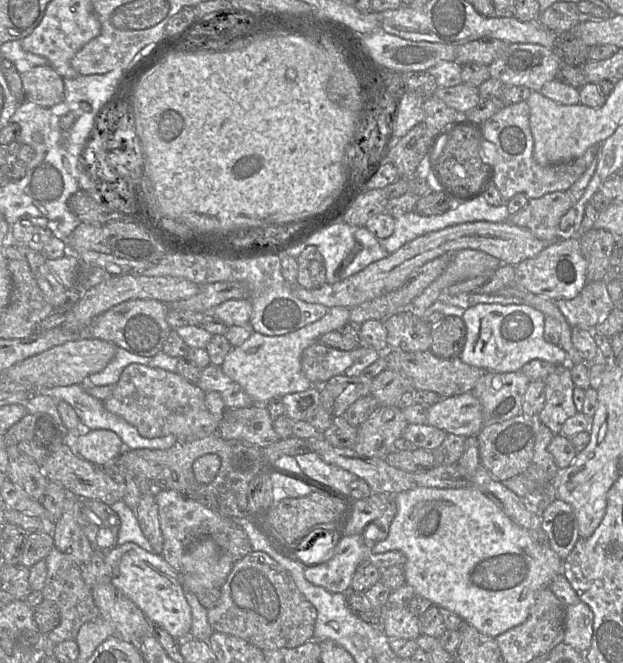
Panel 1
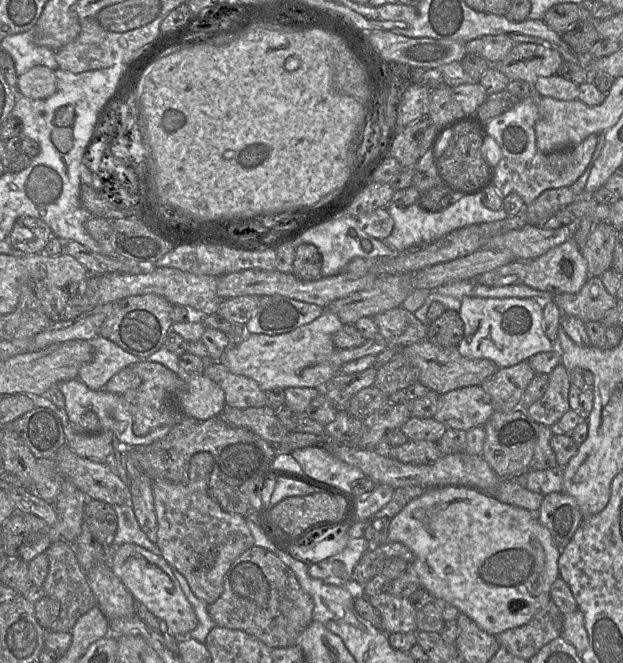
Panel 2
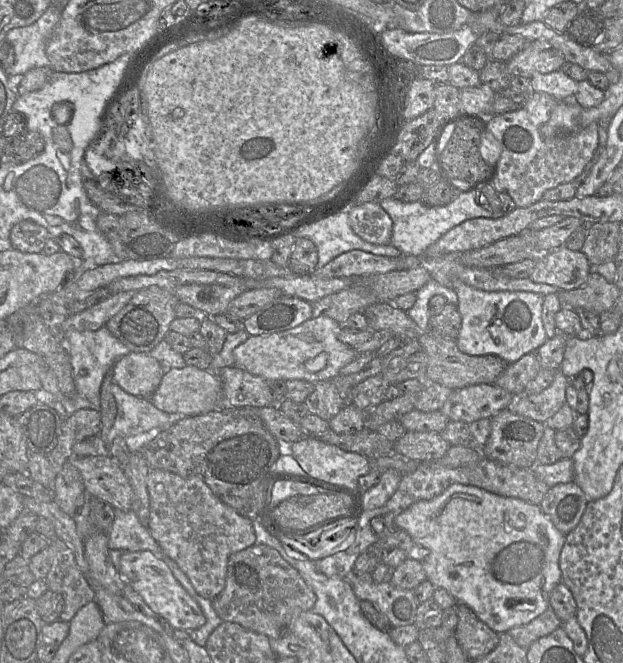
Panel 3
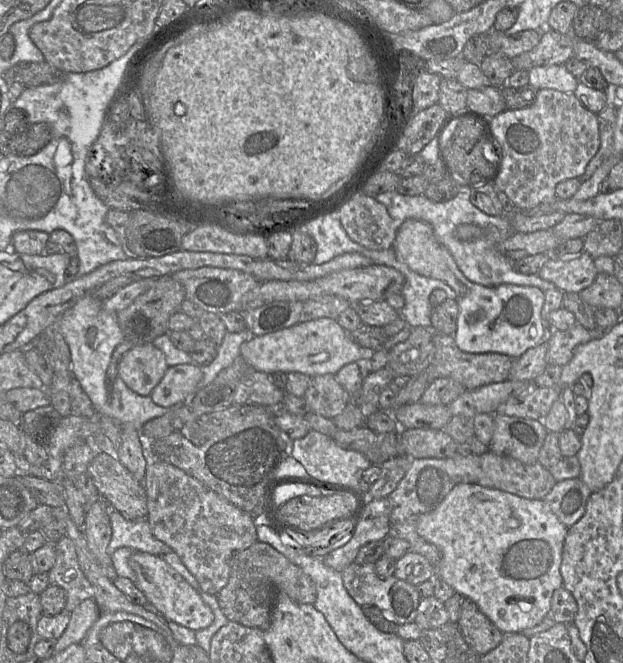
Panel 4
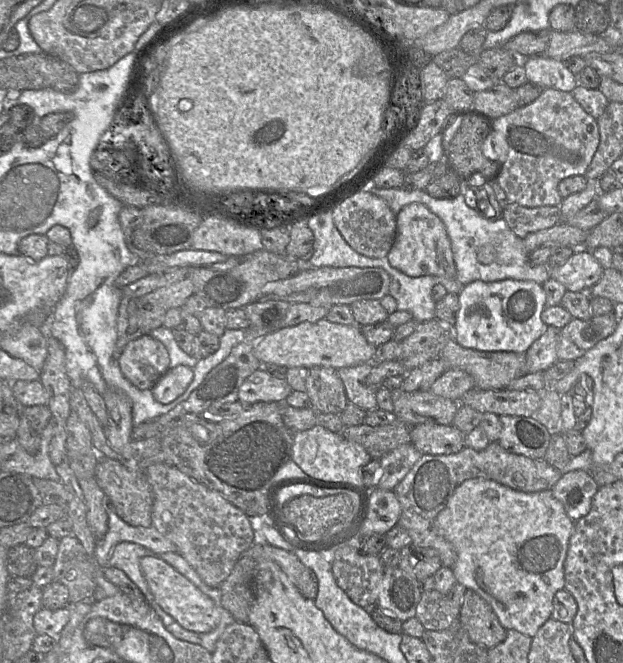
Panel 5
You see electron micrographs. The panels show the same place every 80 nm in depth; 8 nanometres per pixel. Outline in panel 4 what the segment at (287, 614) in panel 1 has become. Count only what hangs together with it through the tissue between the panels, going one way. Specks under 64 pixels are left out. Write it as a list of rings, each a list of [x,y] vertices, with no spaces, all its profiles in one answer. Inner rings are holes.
[[[256,542],[234,553],[228,582],[216,597],[221,611],[229,621],[265,631],[270,626],[271,612],[279,591],[284,591],[293,601],[303,604],[314,604],[317,598],[315,583],[300,567],[270,544]]]

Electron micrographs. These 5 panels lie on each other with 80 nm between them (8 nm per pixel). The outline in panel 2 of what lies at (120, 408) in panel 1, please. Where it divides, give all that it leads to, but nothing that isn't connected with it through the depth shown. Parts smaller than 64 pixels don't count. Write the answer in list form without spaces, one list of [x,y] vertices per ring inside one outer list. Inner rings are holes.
[[[143,361],[127,367],[131,367],[141,378],[138,388],[123,394],[129,404],[129,412],[133,418],[133,433],[136,436],[145,436],[160,426],[173,427],[186,417],[175,403],[175,396],[184,390],[184,380],[178,374],[157,362]]]

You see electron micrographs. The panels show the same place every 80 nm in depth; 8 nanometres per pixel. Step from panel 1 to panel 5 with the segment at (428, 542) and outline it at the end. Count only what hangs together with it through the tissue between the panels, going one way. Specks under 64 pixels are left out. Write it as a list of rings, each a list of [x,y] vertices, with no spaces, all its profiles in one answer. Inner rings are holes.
[[[473,478],[465,480],[458,485],[450,496],[445,508],[437,515],[434,521],[435,531],[449,541],[457,552],[457,561],[452,567],[457,583],[466,589],[475,591],[493,609],[500,624],[507,630],[516,630],[533,638],[539,628],[551,618],[553,612],[553,599],[557,591],[564,589],[564,562],[567,556],[569,540],[574,530],[574,523],[567,515],[562,503],[558,501],[552,490],[544,490],[534,493],[525,493],[509,488],[496,481],[484,478]]]

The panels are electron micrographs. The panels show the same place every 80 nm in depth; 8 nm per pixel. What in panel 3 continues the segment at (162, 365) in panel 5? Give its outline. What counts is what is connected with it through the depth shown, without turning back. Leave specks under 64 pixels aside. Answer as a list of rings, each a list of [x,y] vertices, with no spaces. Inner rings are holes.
[[[131,351],[113,366],[113,382],[131,395],[150,398],[165,370],[150,353]]]

